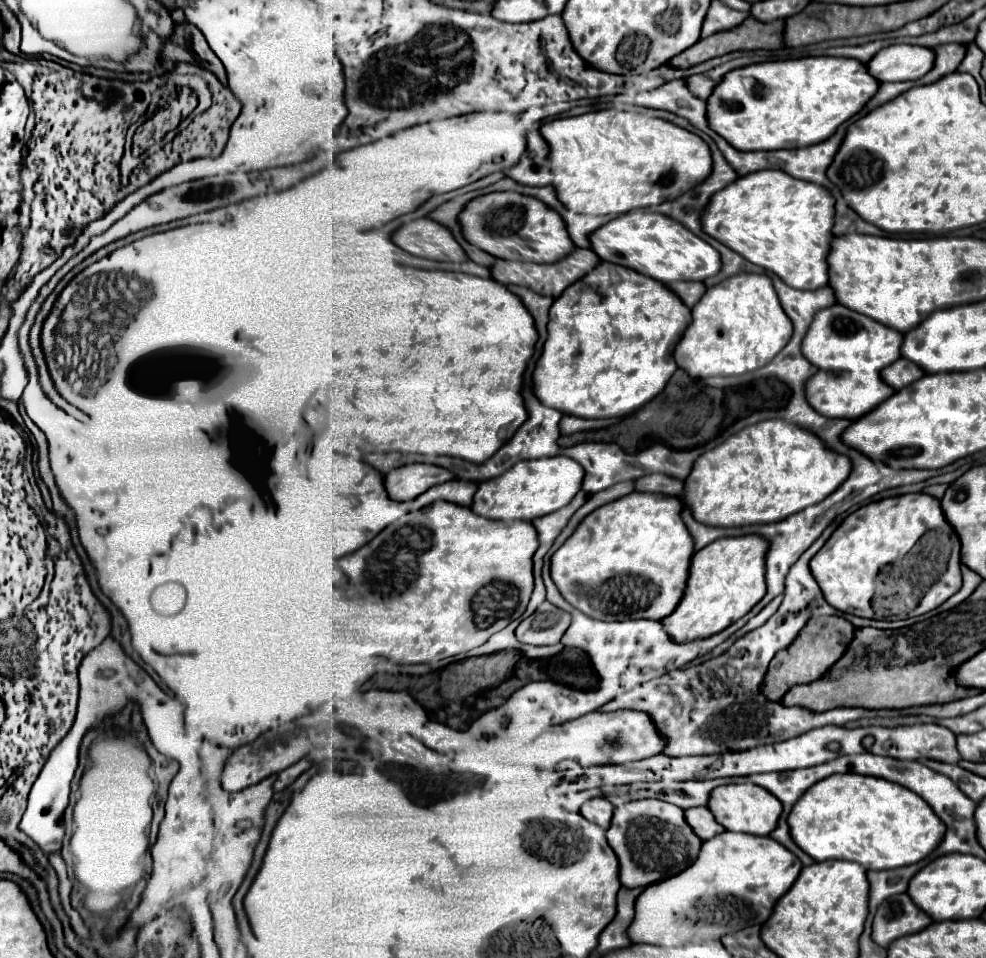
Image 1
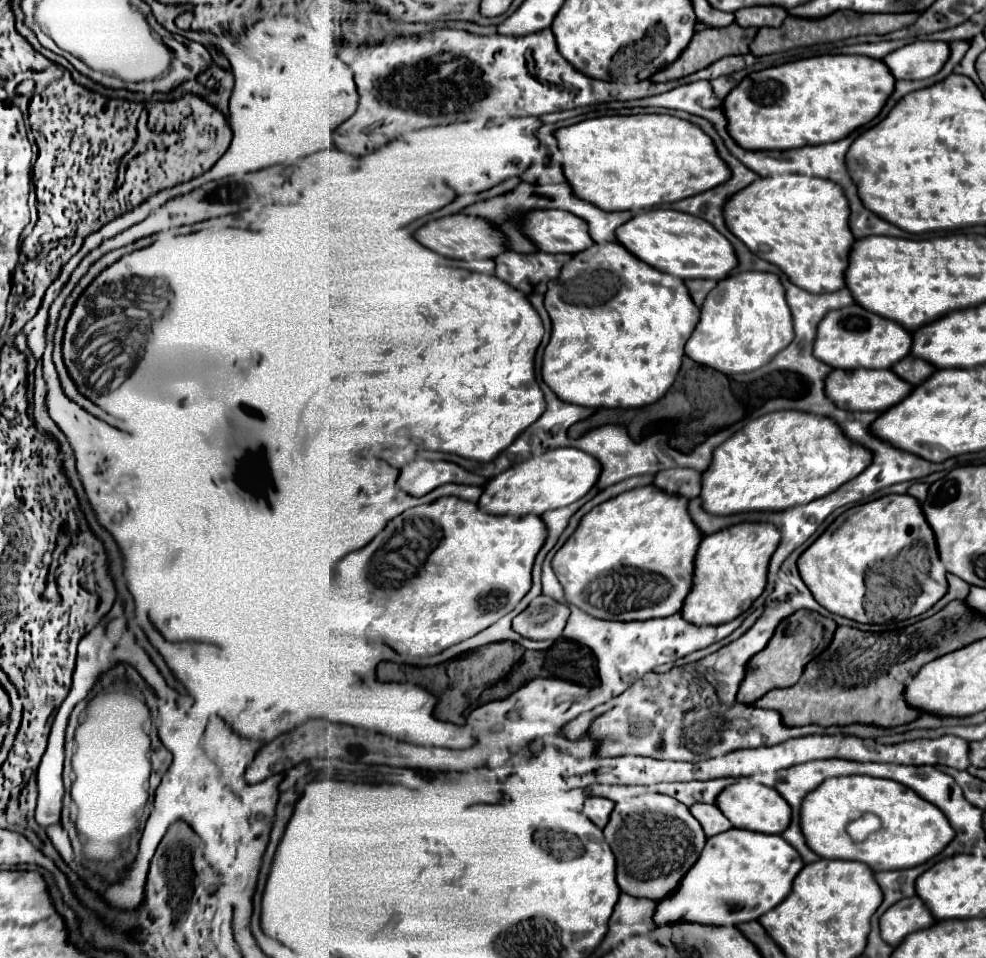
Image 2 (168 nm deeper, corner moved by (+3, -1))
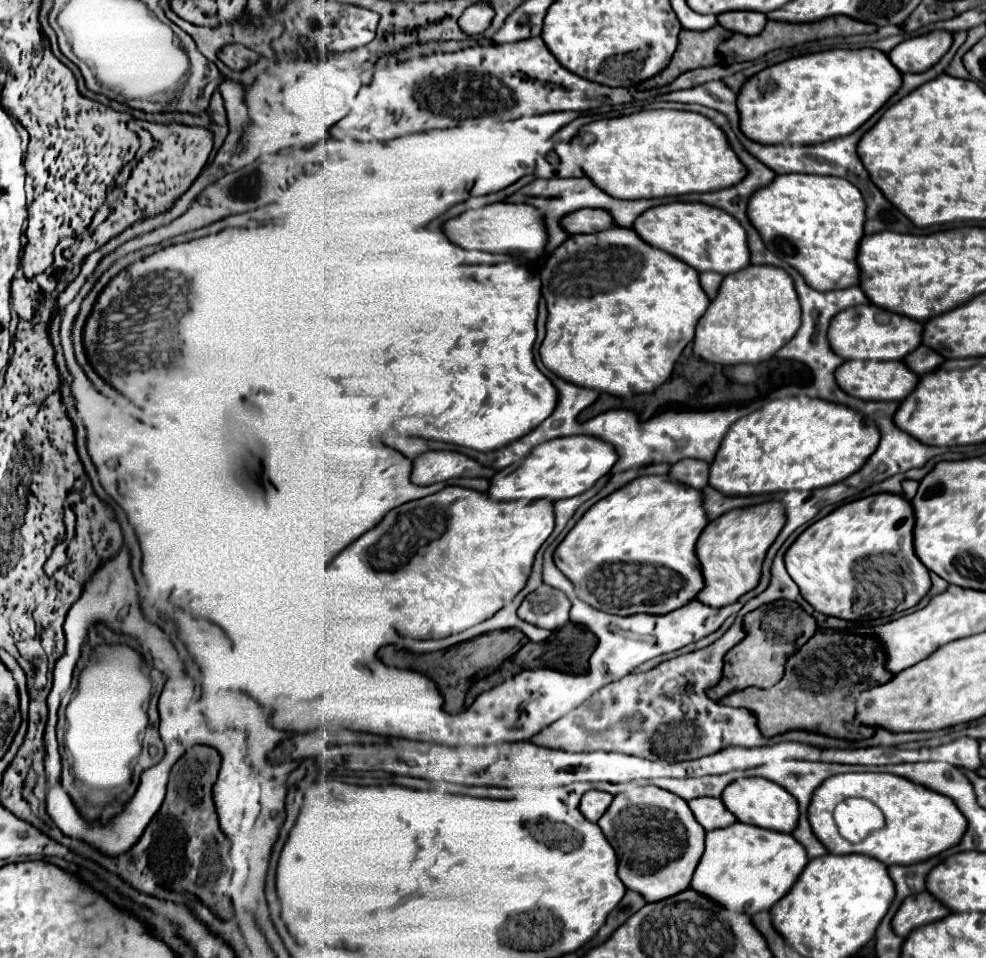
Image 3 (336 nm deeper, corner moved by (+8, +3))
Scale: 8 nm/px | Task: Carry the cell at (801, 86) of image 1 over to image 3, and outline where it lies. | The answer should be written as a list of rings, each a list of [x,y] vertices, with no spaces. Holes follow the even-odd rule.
[[[832,49],[772,65],[746,81],[738,93],[740,129],[758,143],[822,143],[834,137],[844,137],[864,125],[902,85],[902,73],[896,71],[892,61],[880,49]]]

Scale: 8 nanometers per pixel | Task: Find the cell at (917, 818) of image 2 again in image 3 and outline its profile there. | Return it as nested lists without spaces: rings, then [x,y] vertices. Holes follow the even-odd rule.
[[[844,773],[826,779],[812,797],[808,819],[812,825],[814,835],[824,843],[830,853],[862,853],[882,861],[884,865],[912,865],[918,861],[926,861],[954,845],[960,843],[962,835],[966,833],[966,817],[956,807],[956,803],[940,795],[932,789],[916,785],[904,777],[890,775],[890,773]],[[846,797],[866,797],[876,807],[882,809],[886,817],[886,825],[878,831],[866,835],[860,843],[850,843],[840,837],[836,823],[832,819],[834,807]]]

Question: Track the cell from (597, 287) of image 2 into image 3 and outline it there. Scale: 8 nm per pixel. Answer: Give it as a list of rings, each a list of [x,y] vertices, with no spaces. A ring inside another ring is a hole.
[[[626,227],[570,235],[546,257],[540,273],[542,295],[548,305],[546,339],[540,347],[542,363],[564,381],[616,397],[654,391],[670,377],[680,353],[694,339],[698,319],[710,305],[698,275],[674,255],[648,247],[640,235]]]

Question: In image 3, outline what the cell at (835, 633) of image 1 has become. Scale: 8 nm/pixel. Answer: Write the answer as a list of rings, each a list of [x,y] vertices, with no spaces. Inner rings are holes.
[[[776,601],[774,605],[770,603],[762,605],[750,611],[750,615],[742,619],[742,623],[746,637],[724,655],[724,669],[720,683],[708,687],[708,697],[714,701],[720,701],[724,695],[730,695],[746,687],[760,687],[760,689],[774,687],[784,675],[786,659],[794,651],[798,651],[808,641],[808,637],[812,637],[818,629],[814,617],[810,617],[806,611],[800,611],[800,607],[790,601]]]

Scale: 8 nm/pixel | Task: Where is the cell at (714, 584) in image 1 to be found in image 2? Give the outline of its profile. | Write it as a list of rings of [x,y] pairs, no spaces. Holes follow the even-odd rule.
[[[739,523],[703,537],[695,555],[693,587],[683,601],[681,615],[693,625],[721,625],[745,613],[763,593],[767,565],[781,533],[769,523]]]

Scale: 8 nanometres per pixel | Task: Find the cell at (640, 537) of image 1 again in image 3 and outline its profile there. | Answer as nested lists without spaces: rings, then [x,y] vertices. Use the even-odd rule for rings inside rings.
[[[644,475],[592,505],[556,547],[554,563],[574,583],[576,595],[598,611],[622,617],[636,613],[664,615],[690,603],[704,587],[694,549],[706,525],[702,491],[672,483],[668,475]]]

